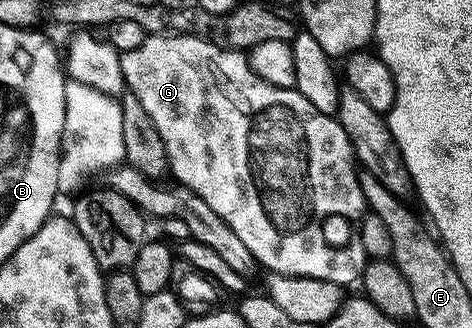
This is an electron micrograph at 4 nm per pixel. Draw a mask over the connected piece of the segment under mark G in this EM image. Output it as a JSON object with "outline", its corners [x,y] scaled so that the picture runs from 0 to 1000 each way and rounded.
{"outline":[[[320,104],[290,152],[273,152],[250,174],[263,259],[278,271],[282,287],[299,305],[299,320],[322,363],[324,384],[347,427],[354,460],[354,497],[360,534],[386,561],[390,573],[409,579],[451,637],[451,652],[468,665],[528,750],[536,787],[566,829],[593,829],[614,841],[644,841],[646,848],[680,848],[689,860],[706,860],[720,872],[733,872],[763,851],[769,817],[782,784],[773,774],[773,750],[765,750],[765,713],[758,680],[780,643],[778,619],[769,601],[769,582],[761,564],[761,524],[756,521],[756,485],[752,454],[731,396],[718,381],[710,354],[691,354],[655,311],[655,299],[640,293],[623,268],[589,268],[561,247],[532,210],[530,180],[513,155],[487,146],[468,146],[449,134],[443,122],[428,122],[415,110],[367,110],[360,104]]]}

